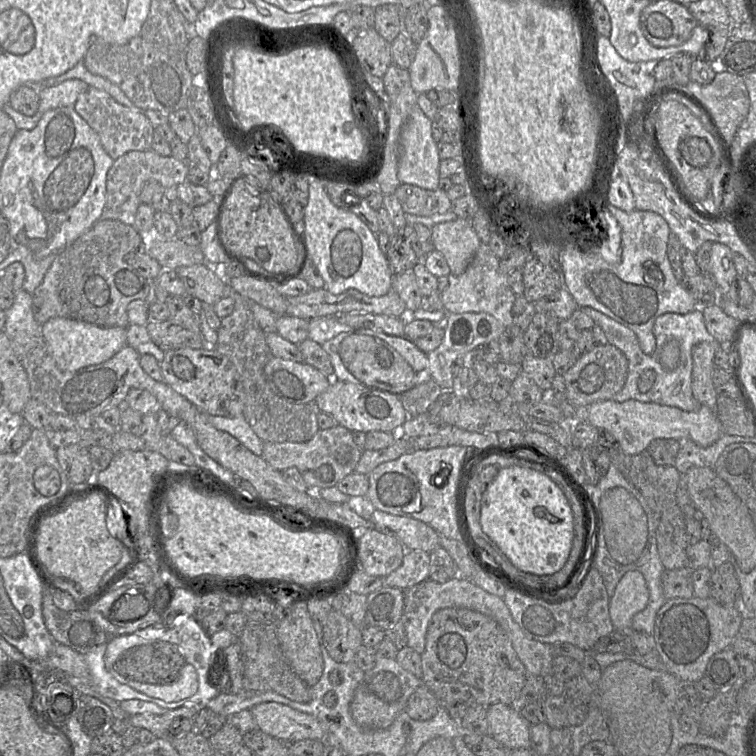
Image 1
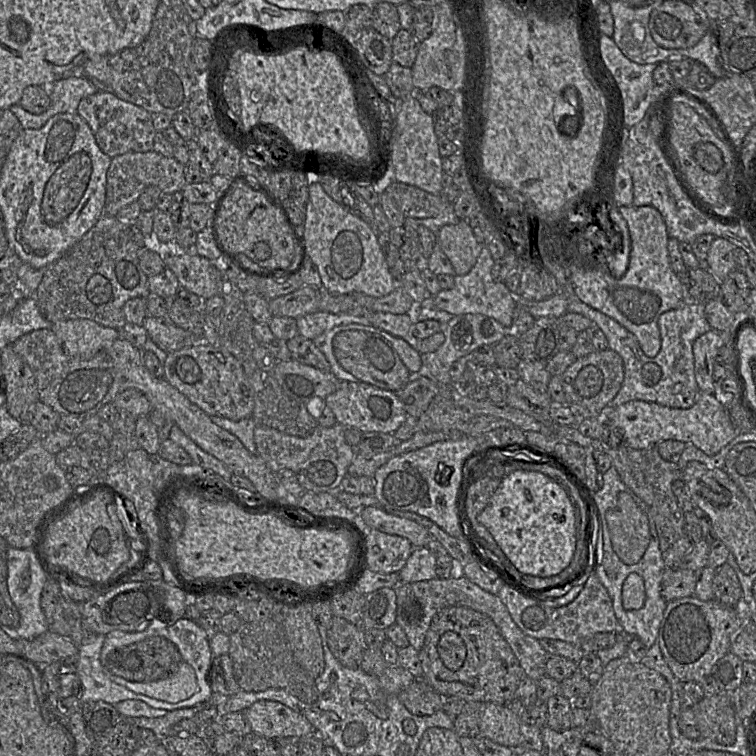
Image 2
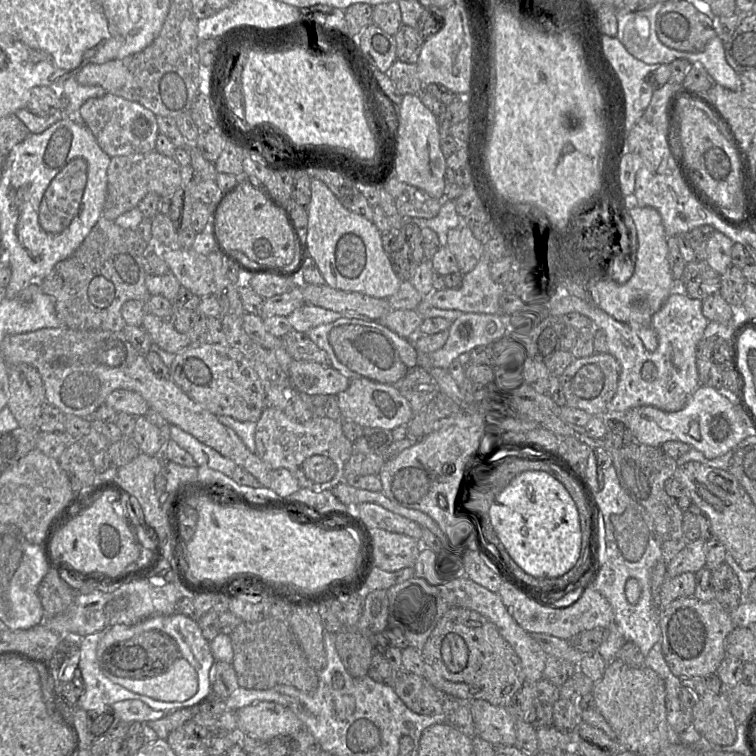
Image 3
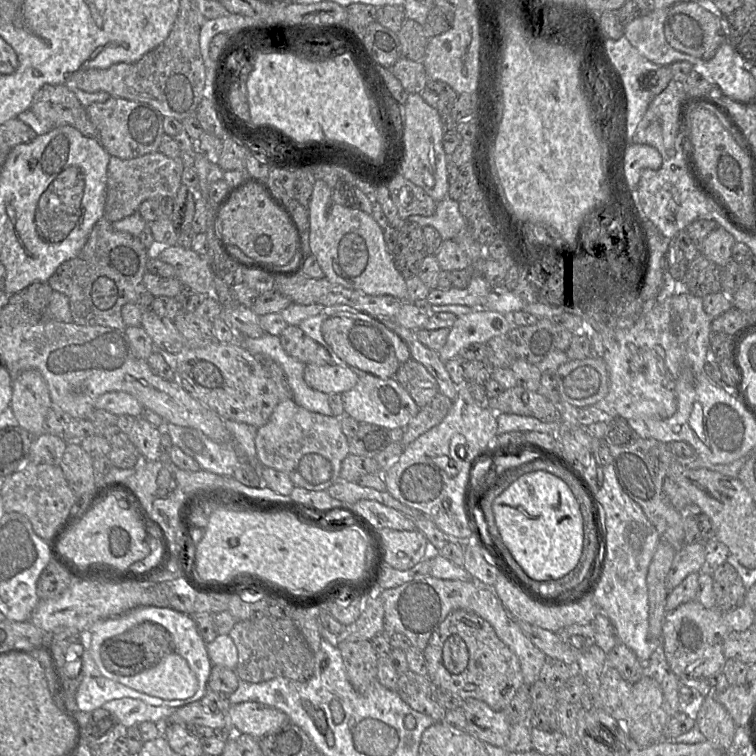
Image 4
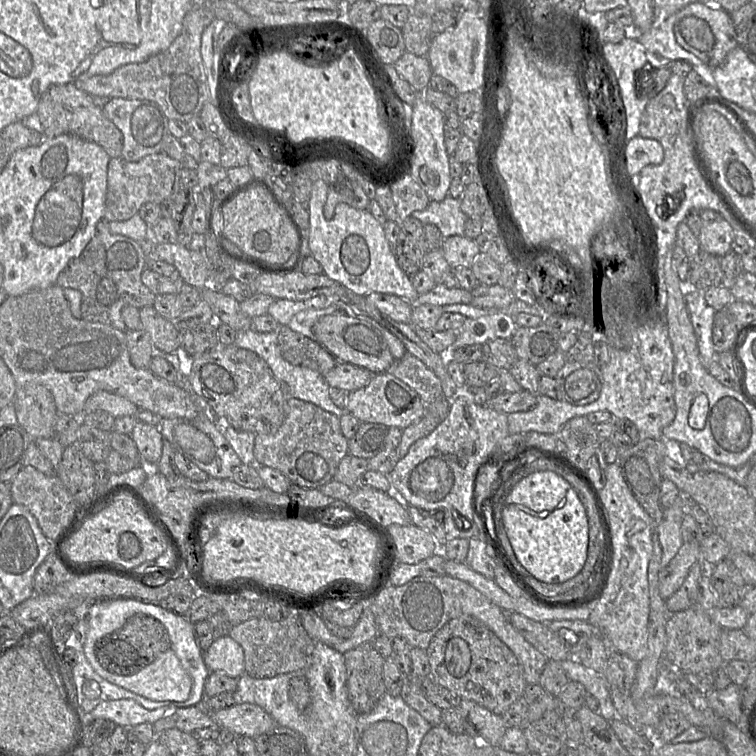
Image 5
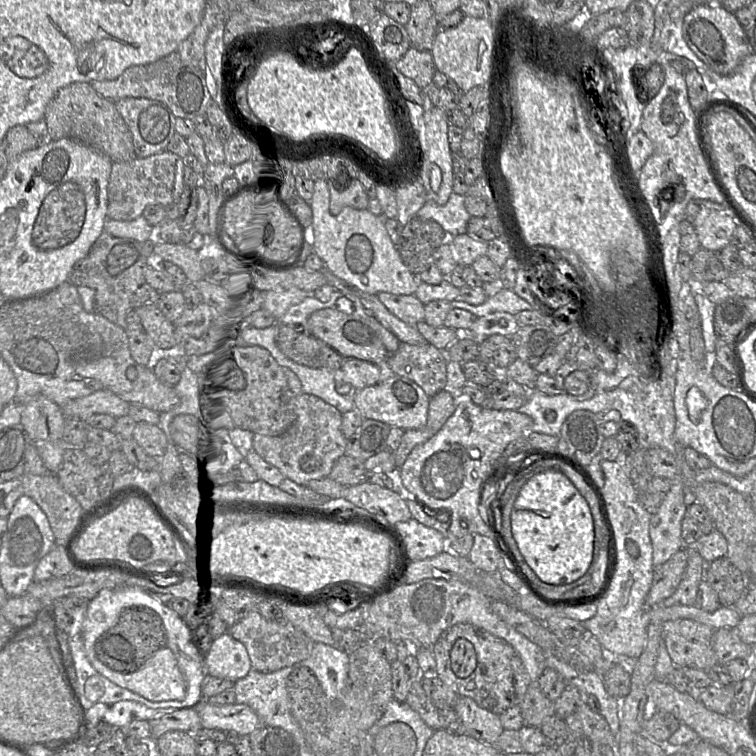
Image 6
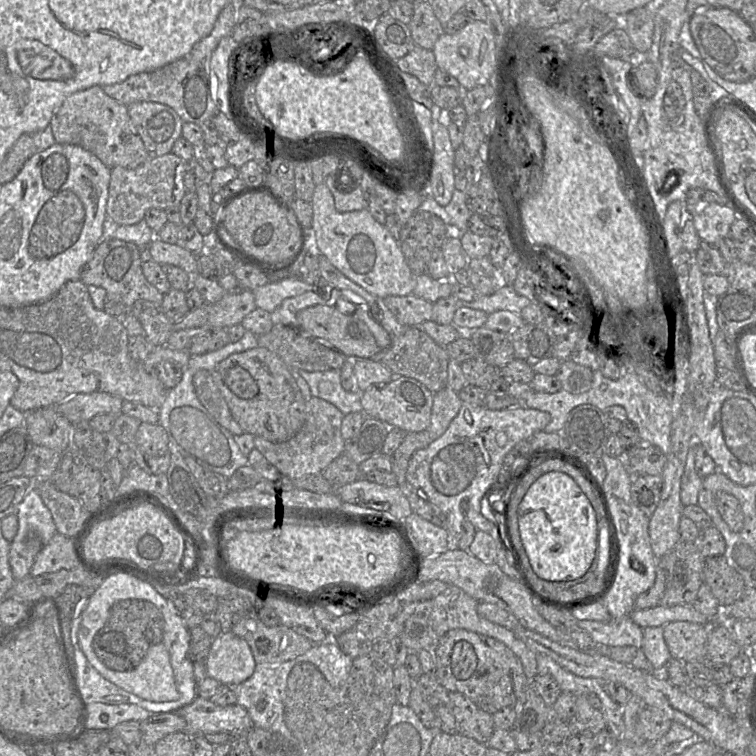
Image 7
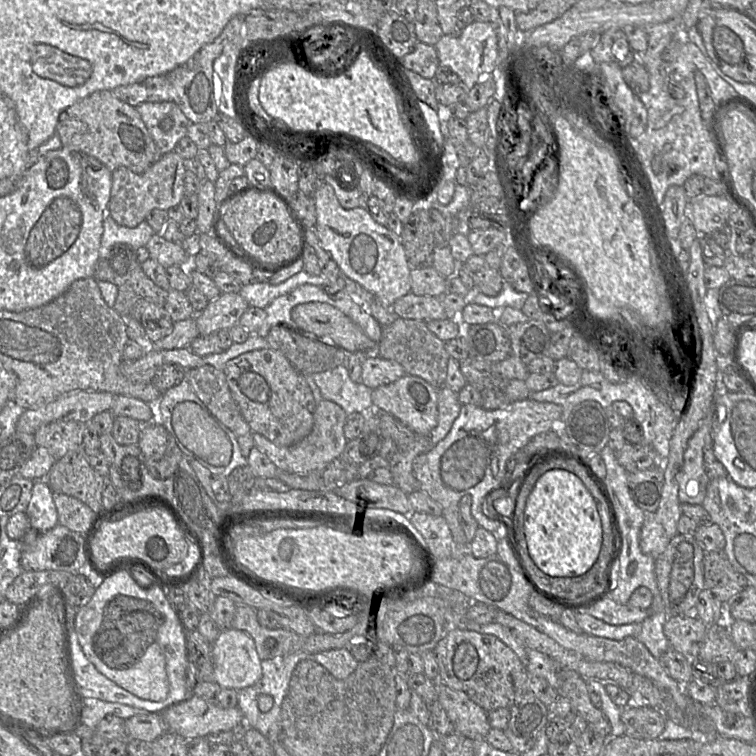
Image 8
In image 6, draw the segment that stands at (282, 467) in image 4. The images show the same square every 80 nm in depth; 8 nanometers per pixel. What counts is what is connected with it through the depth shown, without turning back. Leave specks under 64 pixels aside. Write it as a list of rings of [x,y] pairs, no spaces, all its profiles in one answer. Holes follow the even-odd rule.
[[[302,393],[296,396],[296,420],[281,435],[268,436],[254,434],[253,450],[266,462],[280,470],[285,478],[297,484],[307,485],[311,480],[323,479],[329,476],[336,460],[345,454],[347,439],[341,432],[342,414],[321,398]]]

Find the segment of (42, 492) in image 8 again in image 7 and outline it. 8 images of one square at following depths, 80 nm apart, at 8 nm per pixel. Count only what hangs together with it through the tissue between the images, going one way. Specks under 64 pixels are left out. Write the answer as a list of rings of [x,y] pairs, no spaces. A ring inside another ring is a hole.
[[[37,488],[25,495],[16,513],[18,530],[10,542],[9,564],[15,581],[19,581],[30,574],[36,556],[57,530]]]

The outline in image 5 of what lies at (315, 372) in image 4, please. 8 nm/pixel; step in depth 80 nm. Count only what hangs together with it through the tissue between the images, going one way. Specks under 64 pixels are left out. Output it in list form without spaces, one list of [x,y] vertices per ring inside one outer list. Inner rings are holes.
[[[337,362],[334,368],[322,375],[331,388],[351,392],[368,385],[375,373],[354,364]]]

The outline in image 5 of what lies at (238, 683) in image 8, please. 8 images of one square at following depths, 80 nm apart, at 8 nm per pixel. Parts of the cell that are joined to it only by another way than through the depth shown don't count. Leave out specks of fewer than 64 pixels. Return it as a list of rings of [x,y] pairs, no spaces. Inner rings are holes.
[[[229,635],[214,639],[209,648],[203,651],[203,659],[210,672],[224,673],[236,679],[245,673],[243,648]]]

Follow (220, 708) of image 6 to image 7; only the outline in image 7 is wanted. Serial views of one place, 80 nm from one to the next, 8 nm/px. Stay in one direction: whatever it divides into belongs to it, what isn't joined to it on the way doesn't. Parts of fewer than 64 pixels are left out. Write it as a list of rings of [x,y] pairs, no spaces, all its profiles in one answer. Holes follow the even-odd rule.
[[[197,696],[190,704],[182,707],[180,710],[172,712],[178,712],[184,718],[186,722],[185,731],[191,736],[210,733],[226,733],[232,736],[244,736],[253,727],[253,722],[248,712],[242,706],[238,704],[219,706],[215,704],[212,699],[205,699],[199,696]]]

